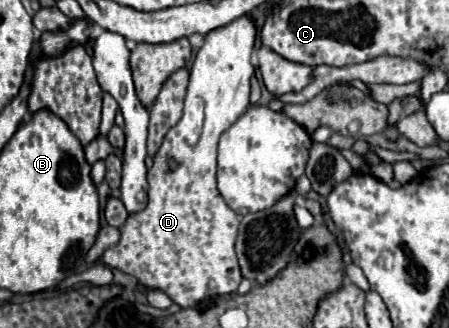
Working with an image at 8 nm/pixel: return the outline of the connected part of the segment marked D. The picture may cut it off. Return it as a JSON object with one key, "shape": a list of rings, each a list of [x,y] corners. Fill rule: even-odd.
{"shape":[[[242,16],[224,28],[216,28],[206,34],[204,46],[198,50],[192,70],[190,84],[184,100],[184,114],[176,126],[172,126],[148,170],[148,204],[136,214],[128,214],[120,226],[120,242],[108,248],[102,256],[106,266],[118,268],[130,276],[136,276],[144,286],[166,292],[180,308],[192,308],[200,300],[232,294],[242,282],[238,258],[234,252],[238,214],[222,200],[216,188],[216,148],[218,138],[226,132],[250,106],[250,78],[254,66],[250,62],[256,40],[256,28],[250,16]]]}

